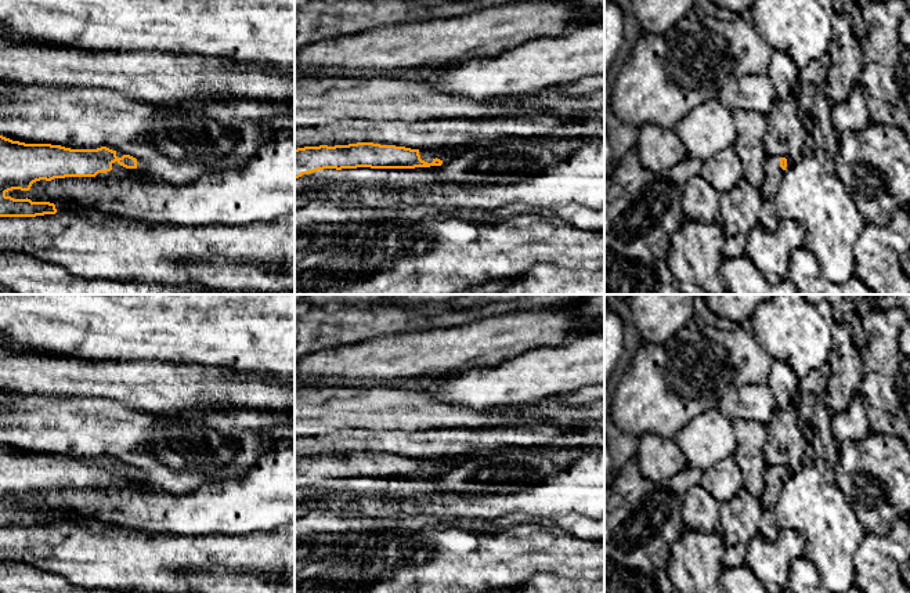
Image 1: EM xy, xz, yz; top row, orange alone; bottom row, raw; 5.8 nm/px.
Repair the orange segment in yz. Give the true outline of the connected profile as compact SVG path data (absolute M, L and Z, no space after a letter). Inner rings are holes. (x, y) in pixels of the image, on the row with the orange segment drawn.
M768 156L763 164L766 180L759 188L762 206L756 216L756 223L762 224L766 231L773 232L777 229L779 220L774 213L773 200L781 184L787 159L780 156Z

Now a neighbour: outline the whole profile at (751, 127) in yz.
M732 109L736 124L736 142L733 148L741 162L743 177L755 188L761 188L766 180L763 164L766 152L763 137L768 133L766 116L743 109Z

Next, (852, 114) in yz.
M859 83L848 100L833 104L831 120L838 133L862 130L871 123L866 105L866 90Z

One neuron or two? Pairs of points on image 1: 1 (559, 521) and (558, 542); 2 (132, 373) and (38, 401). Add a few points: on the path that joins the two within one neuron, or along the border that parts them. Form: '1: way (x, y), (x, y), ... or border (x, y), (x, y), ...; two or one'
1: border (535, 523), (544, 527), (563, 528), (588, 542); two
2: border (29, 394), (65, 393), (73, 397); two

